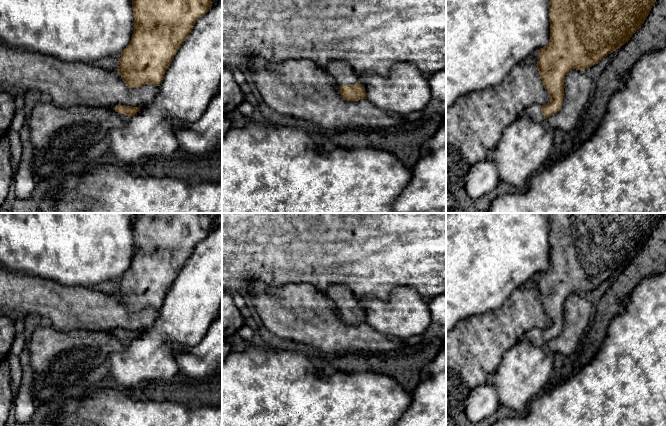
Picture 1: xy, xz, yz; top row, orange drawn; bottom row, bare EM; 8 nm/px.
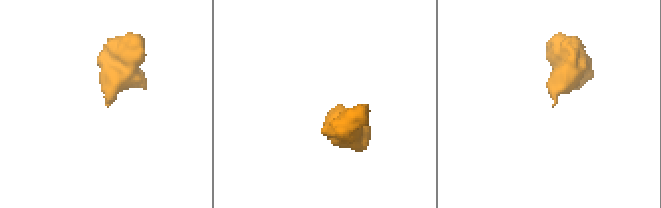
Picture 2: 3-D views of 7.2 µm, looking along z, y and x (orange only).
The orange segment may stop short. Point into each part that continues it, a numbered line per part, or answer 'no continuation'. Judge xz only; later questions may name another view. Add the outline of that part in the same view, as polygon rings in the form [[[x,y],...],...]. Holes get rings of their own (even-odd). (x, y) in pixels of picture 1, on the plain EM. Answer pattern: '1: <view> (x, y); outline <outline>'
1: xz (341, 295); outline [[[330,286],[324,291],[324,293],[337,305],[339,309],[354,309],[358,306],[358,301],[346,286]]]

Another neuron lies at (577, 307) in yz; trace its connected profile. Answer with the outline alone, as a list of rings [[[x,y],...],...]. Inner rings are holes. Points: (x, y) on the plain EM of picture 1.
[[[572,293],[565,300],[564,308],[562,332],[556,338],[544,343],[543,349],[566,356],[578,352],[589,324],[592,305],[584,295]]]

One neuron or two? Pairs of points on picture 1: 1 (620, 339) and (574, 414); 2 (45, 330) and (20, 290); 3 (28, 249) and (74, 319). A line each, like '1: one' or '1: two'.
1: one
2: two
3: two

